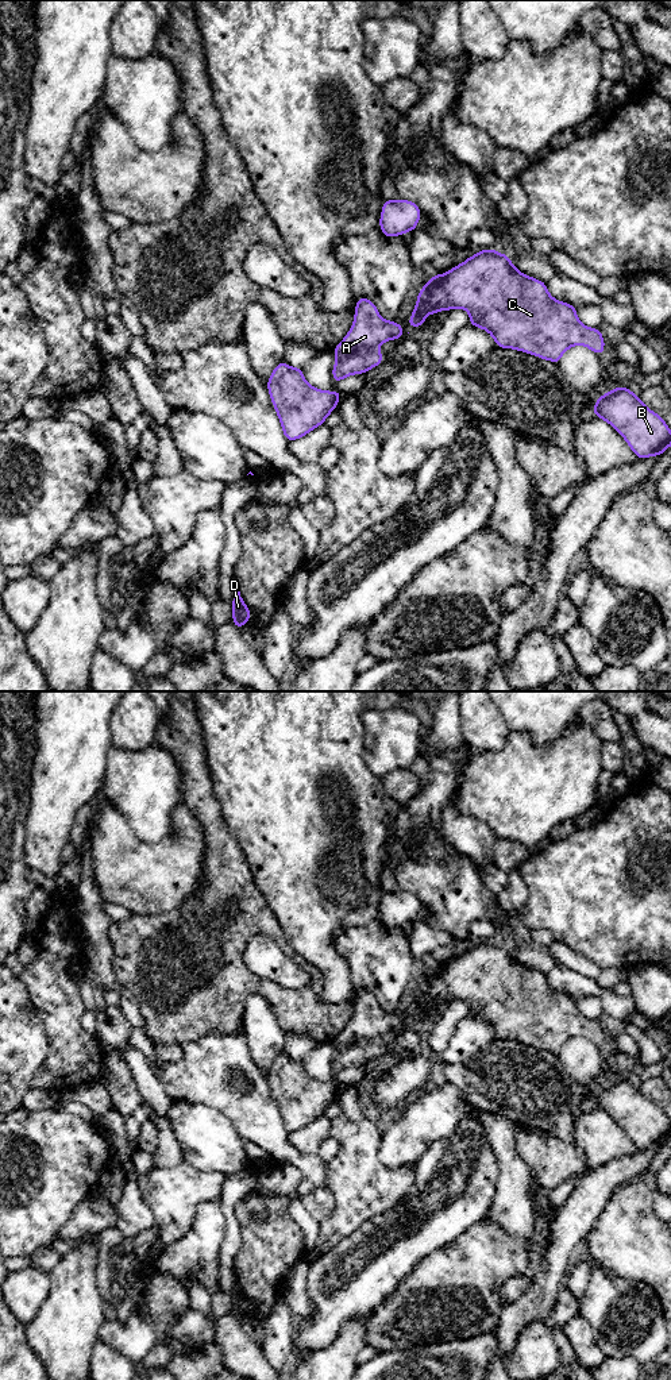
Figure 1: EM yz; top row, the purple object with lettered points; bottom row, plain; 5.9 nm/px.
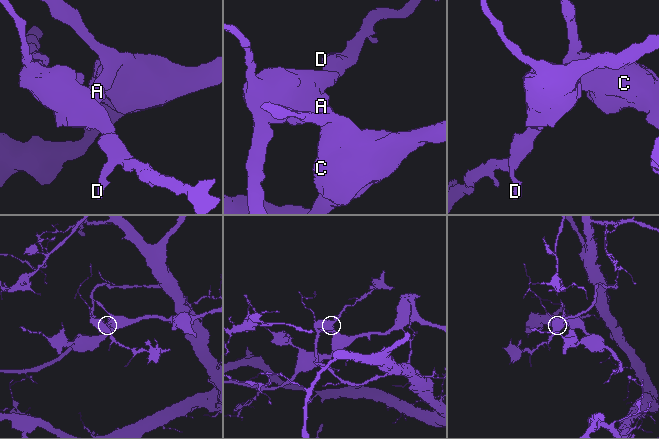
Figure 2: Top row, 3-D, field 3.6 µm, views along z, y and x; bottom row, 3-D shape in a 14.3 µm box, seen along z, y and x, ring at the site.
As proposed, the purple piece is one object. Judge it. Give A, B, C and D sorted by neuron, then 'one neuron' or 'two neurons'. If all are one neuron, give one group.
A B C / D | two neurons

